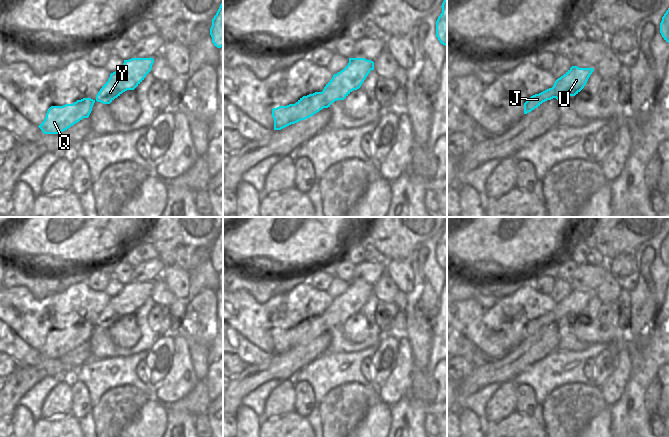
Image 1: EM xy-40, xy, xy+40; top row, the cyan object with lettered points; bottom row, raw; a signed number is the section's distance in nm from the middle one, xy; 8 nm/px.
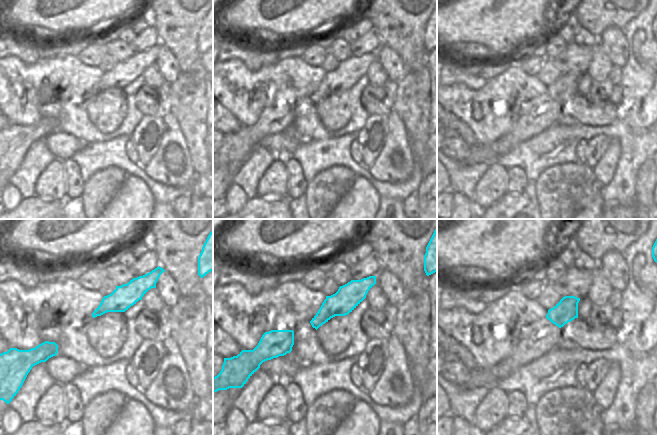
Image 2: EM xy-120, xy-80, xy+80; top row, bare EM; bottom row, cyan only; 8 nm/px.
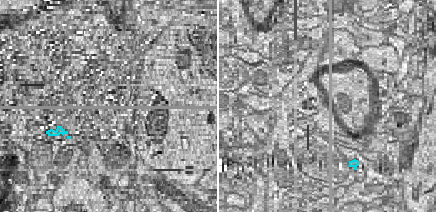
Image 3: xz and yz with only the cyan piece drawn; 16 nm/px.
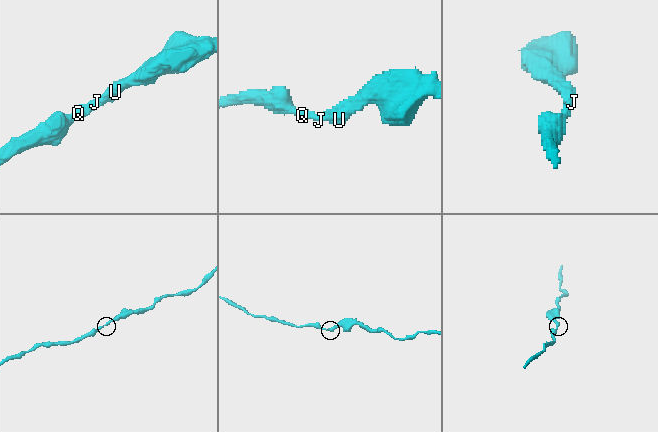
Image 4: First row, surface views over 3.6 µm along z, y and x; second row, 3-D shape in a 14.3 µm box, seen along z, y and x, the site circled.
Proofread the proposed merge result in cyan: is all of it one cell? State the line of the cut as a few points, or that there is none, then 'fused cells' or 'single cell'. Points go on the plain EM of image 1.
no cut; single cell

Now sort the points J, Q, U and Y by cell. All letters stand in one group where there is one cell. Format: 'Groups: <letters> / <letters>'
Groups: J Q U Y.

